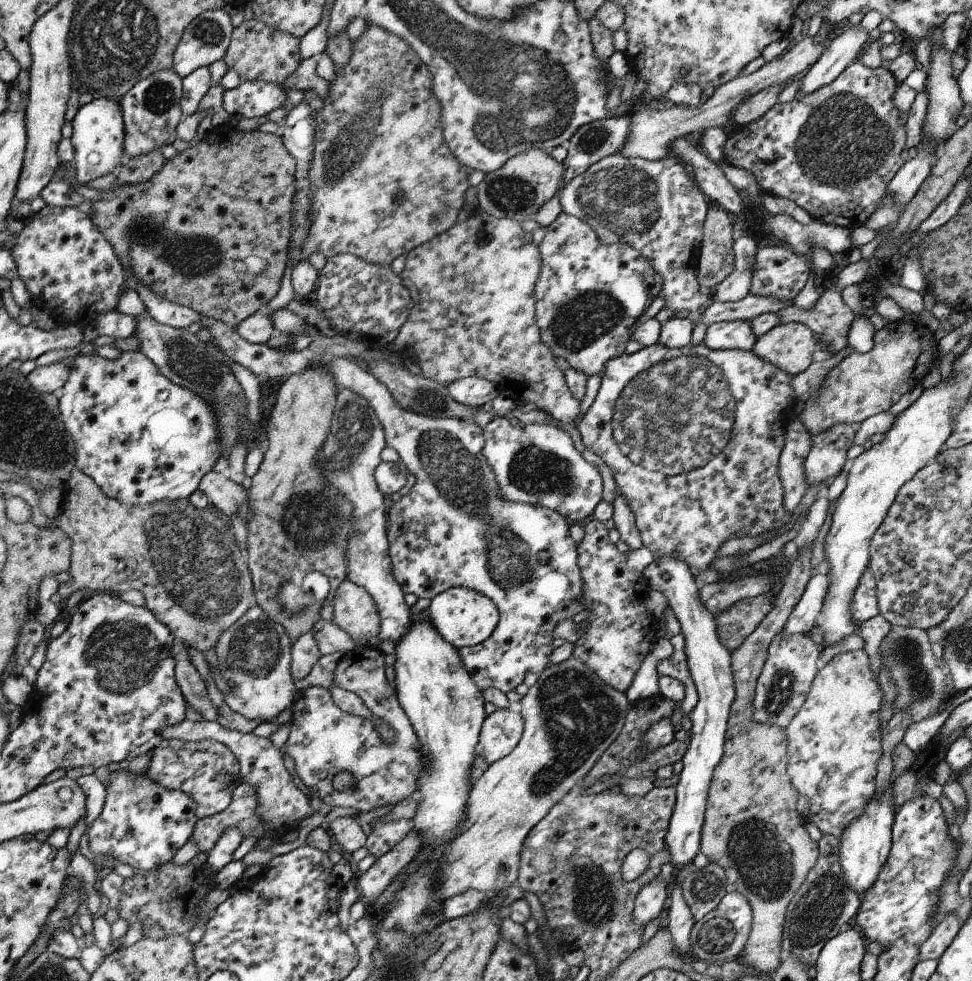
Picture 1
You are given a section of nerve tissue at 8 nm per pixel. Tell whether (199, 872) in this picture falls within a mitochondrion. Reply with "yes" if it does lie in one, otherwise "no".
no

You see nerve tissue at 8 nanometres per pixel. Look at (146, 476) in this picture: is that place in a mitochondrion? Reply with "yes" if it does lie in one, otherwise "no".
no

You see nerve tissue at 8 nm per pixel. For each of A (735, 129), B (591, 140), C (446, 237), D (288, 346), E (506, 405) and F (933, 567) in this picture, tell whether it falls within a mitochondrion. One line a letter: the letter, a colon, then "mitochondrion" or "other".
A: other
B: mitochondrion
C: other
D: other
E: other
F: other

